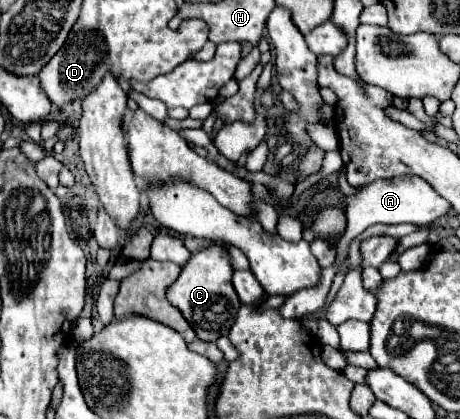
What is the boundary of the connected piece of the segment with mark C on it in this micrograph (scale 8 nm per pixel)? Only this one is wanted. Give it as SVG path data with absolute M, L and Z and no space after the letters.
M212 243L206 249L192 253L192 257L182 265L180 277L166 289L166 297L174 303L186 321L196 331L196 337L202 341L216 341L230 331L230 325L236 319L240 309L240 299L232 287L232 265L228 247L224 243Z

